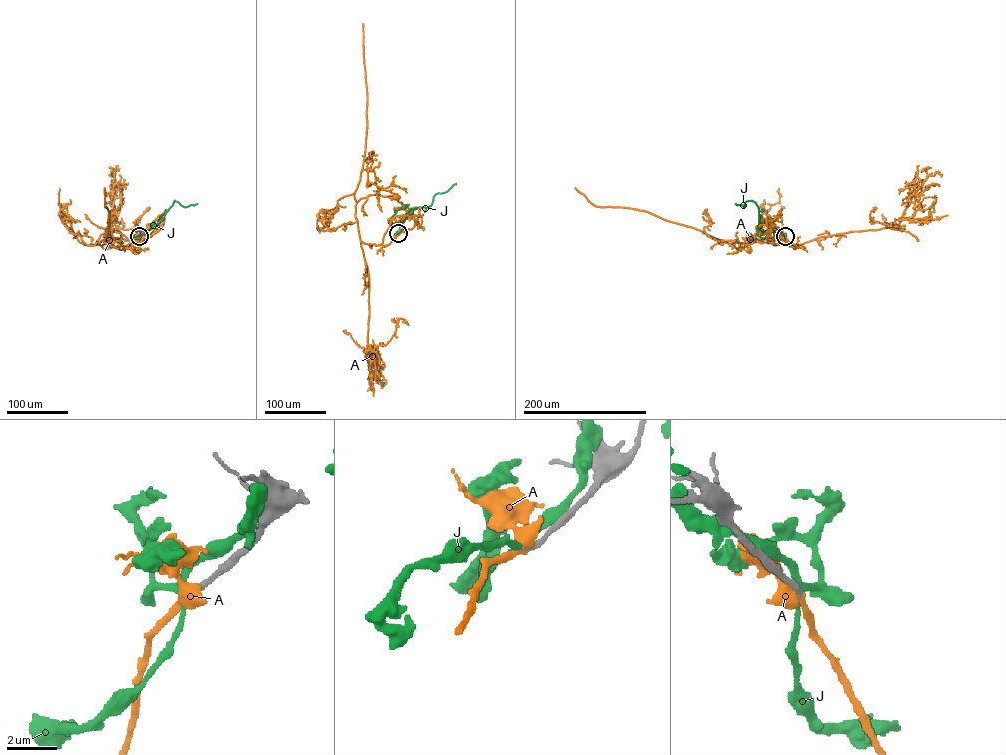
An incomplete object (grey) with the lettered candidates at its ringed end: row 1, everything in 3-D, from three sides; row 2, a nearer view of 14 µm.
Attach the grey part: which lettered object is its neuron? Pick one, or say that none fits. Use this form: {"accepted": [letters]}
{"accepted": ["A"]}

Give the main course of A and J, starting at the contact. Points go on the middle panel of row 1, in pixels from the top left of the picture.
A: (398, 233), (385, 246), (361, 242), (355, 215), (356, 203), (361, 198), (375, 195), (395, 197)
J: (398, 233), (399, 222), (409, 209), (429, 206), (436, 194), (447, 191), (456, 183)

